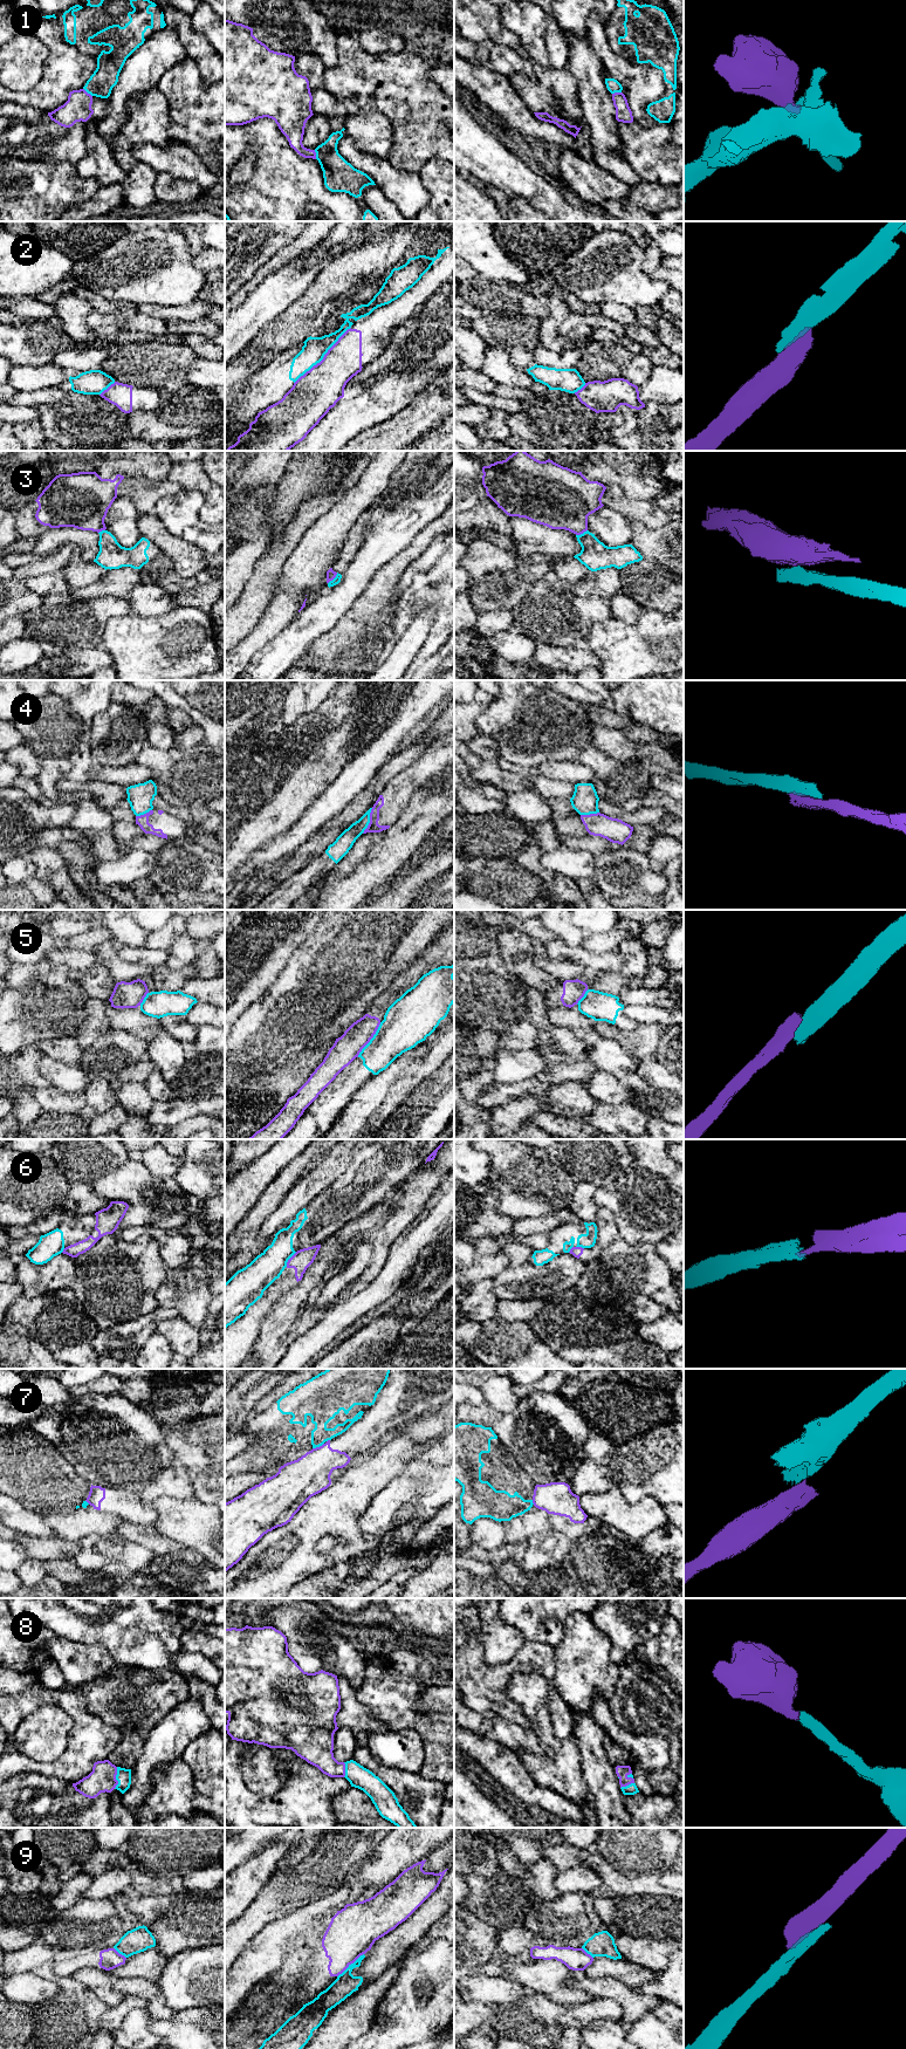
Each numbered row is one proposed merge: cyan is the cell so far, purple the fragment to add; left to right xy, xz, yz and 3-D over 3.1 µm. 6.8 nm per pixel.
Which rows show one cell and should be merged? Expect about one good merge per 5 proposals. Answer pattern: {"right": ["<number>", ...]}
{"right": ["8"]}

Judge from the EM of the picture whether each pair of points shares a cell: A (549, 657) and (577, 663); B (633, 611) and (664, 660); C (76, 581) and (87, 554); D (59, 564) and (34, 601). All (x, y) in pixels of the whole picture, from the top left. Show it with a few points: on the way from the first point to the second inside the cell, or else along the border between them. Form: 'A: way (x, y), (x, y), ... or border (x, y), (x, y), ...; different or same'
A: way (556, 657), (570, 659); same
B: border (644, 610), (633, 623), (624, 623), (613, 617); different
C: border (77, 555), (86, 561), (93, 561); different
D: way (45, 566), (32, 569), (22, 578), (22, 587); same

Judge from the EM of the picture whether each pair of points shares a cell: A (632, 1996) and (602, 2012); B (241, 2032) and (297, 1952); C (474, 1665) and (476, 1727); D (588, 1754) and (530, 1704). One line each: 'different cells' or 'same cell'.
A: different cells
B: different cells
C: different cells
D: different cells

